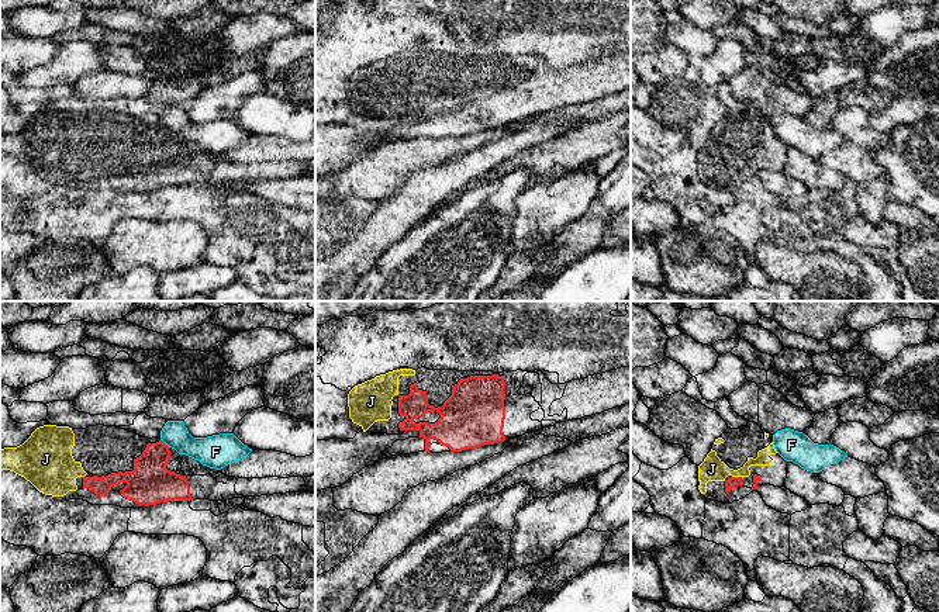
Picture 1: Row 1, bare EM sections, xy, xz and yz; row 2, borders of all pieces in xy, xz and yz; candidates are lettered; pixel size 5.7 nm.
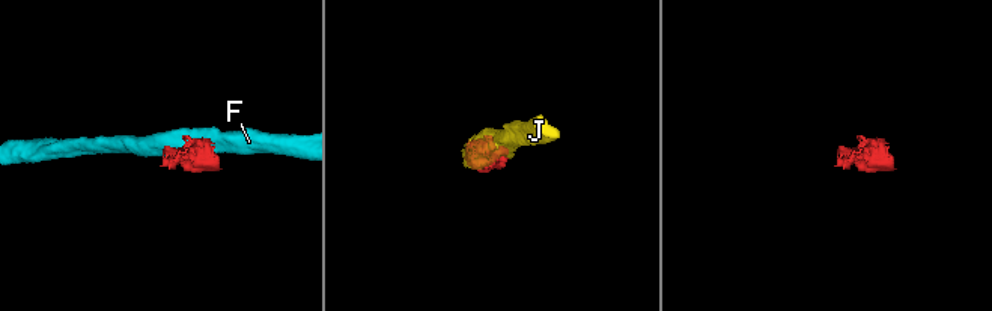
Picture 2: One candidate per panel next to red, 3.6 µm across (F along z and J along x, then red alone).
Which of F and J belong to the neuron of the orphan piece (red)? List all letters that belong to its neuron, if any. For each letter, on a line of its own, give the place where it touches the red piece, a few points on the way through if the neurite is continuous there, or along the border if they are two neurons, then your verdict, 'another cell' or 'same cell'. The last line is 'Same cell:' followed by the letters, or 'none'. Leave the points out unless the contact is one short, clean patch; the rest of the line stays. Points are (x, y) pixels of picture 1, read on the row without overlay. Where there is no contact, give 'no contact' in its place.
F: xy (164, 128) | another cell
J: yz (736, 162) | same cell
Same cell: J

